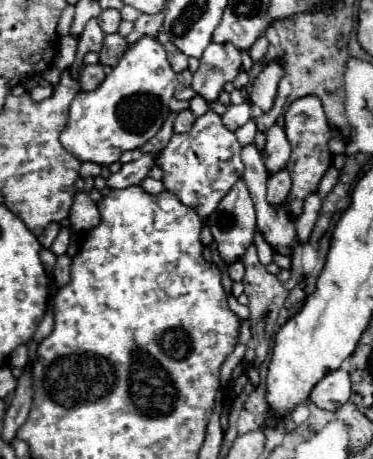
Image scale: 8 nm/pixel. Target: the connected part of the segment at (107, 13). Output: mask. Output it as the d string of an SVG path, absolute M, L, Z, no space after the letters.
M104 10L100 16L100 28L104 30L104 34L114 34L118 30L118 24L120 24L120 12L118 10Z

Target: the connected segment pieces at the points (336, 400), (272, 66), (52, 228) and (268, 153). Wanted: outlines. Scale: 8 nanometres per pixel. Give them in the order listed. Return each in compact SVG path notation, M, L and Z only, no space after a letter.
M344 368L328 372L310 392L310 400L322 410L338 410L350 398L350 374Z
M270 62L254 80L252 84L252 92L250 92L250 104L256 106L256 110L260 112L268 112L274 104L276 98L276 88L280 78L284 76L282 72L282 64L280 62Z
M50 224L50 226L38 236L38 242L42 244L42 248L50 248L52 242L54 242L54 238L58 236L58 232L60 232L60 224Z
M278 124L270 126L264 156L266 156L268 172L278 172L286 166L286 162L290 158L290 142L288 142L282 126L278 126Z

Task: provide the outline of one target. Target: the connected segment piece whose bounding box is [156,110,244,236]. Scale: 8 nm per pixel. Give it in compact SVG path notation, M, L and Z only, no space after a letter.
M212 110L196 118L190 132L174 134L168 146L158 152L156 166L162 170L164 190L172 192L182 204L194 208L198 216L204 220L204 232L210 236L206 228L206 216L214 212L218 202L228 194L228 190L236 184L236 180L244 174L244 164L240 158L240 144L236 136L222 124L220 116Z

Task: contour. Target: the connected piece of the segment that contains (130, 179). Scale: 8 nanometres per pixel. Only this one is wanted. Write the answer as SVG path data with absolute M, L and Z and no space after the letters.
M142 154L138 160L124 164L116 174L106 180L108 188L128 188L140 184L146 178L148 170L154 166L154 156L156 154Z

